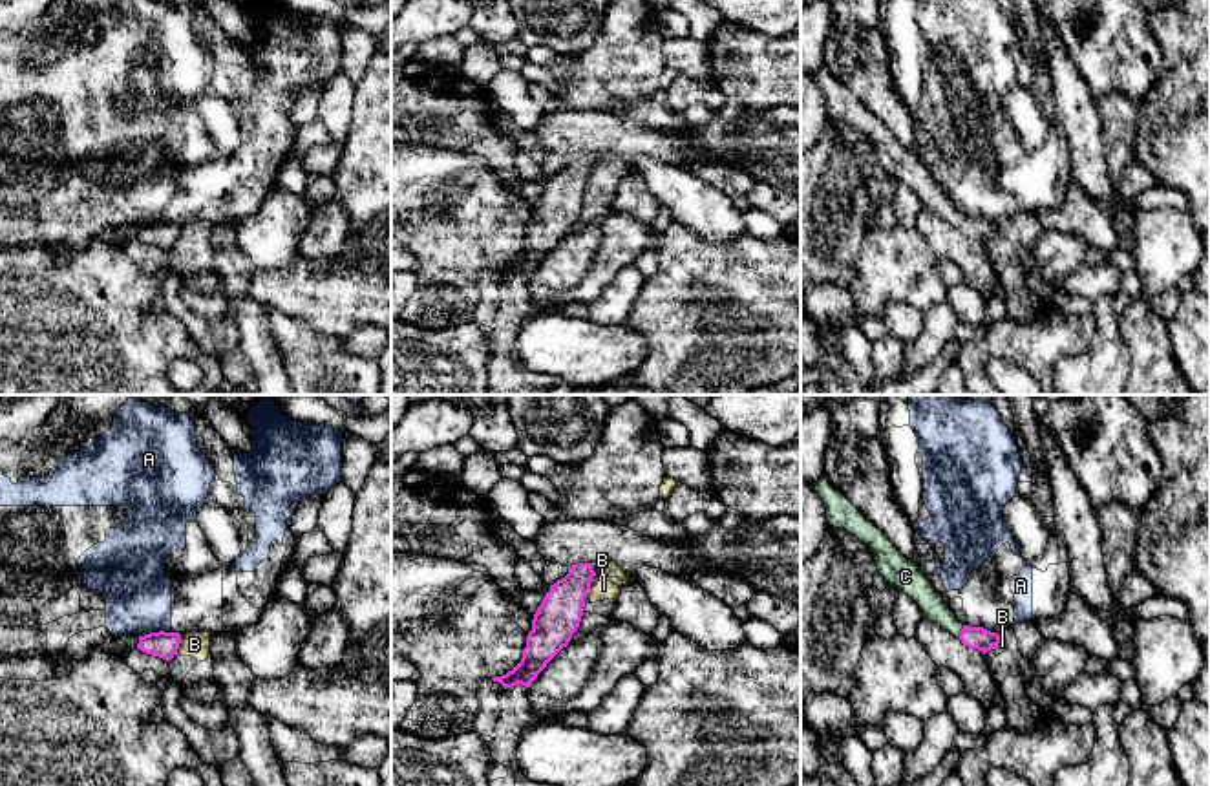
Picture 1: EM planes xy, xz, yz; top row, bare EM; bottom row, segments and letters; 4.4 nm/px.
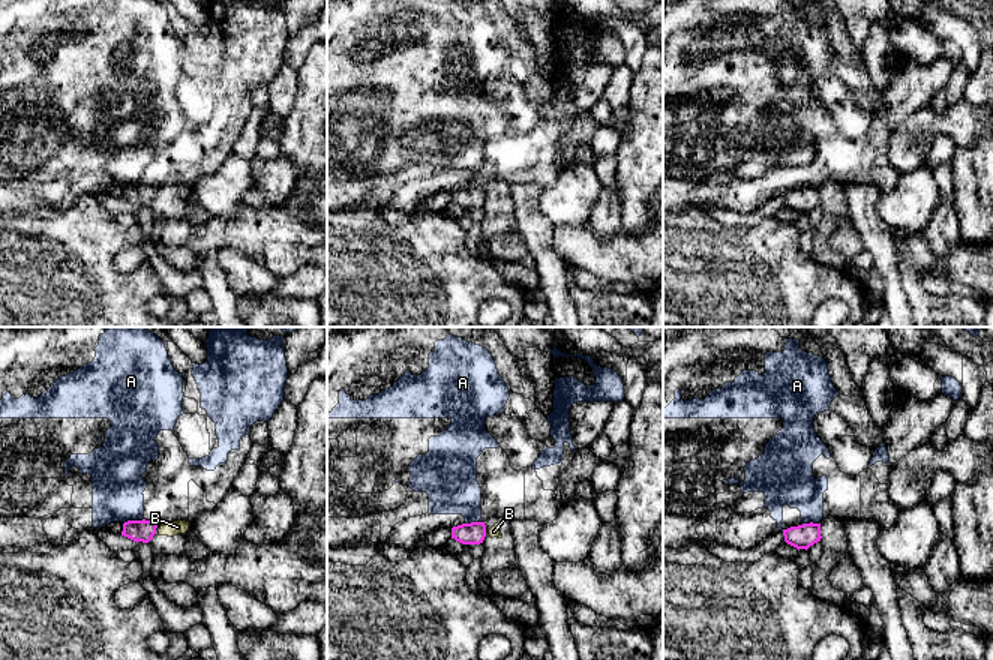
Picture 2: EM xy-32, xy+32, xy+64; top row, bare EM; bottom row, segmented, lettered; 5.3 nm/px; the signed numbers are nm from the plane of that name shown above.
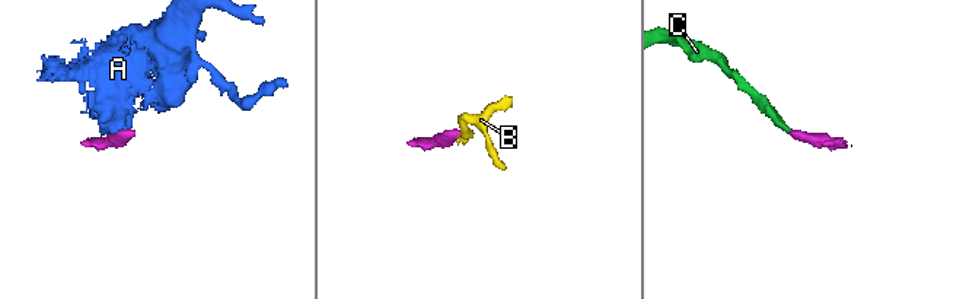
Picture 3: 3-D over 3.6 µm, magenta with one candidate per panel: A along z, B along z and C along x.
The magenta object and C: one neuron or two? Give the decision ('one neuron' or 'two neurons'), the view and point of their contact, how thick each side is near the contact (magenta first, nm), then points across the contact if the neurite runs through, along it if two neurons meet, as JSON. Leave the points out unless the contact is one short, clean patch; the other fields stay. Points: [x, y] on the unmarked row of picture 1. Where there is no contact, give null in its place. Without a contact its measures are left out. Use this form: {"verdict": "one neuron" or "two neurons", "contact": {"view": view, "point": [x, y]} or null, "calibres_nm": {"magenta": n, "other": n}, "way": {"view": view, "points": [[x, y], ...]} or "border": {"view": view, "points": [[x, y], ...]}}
{"verdict": "one neuron", "contact": {"view": "yz", "point": [962, 222]}, "calibres_nm": {"magenta": 100, "other": 110}, "way": {"view": "yz", "points": [[980, 229], [962, 222], [922, 181]]}}

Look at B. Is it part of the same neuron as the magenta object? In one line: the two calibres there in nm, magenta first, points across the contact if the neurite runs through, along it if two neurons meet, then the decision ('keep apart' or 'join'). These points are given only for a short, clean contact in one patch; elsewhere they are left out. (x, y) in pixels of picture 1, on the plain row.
120/120 nm | keep apart

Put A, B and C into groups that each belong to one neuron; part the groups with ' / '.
A / B / C

